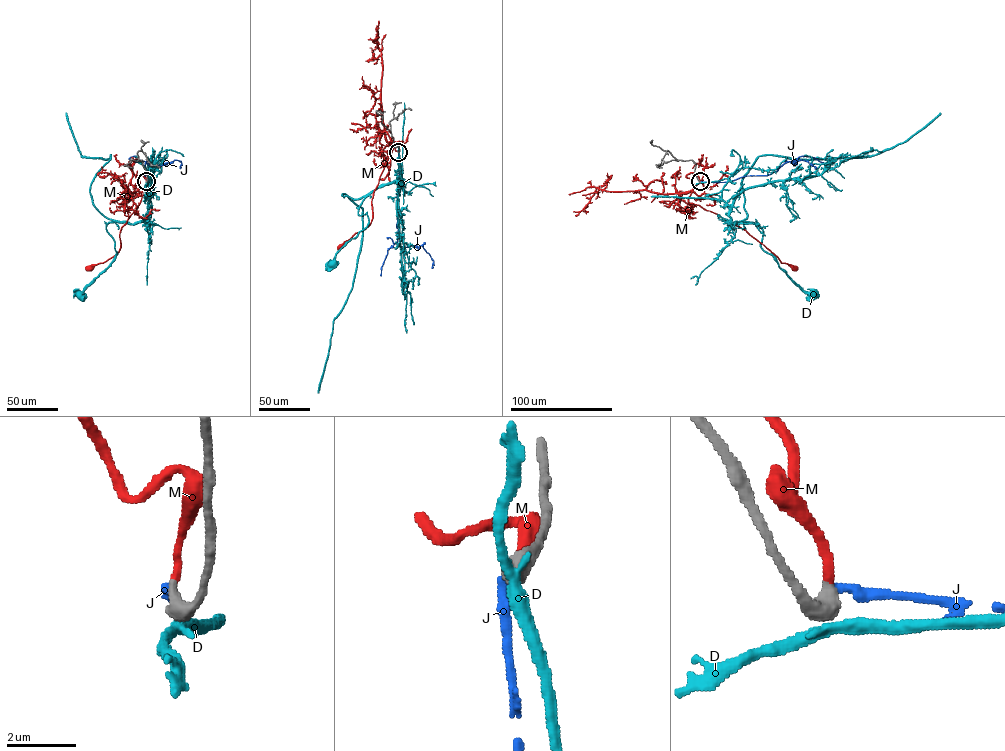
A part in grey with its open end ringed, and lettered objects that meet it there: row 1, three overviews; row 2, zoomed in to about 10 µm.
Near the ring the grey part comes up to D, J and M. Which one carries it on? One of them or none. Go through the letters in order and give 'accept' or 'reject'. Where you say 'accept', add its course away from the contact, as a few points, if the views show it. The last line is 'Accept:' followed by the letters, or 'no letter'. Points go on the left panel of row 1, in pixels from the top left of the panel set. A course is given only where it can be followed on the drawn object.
D: reject
J: reject
M: accept | via (146, 181), (142, 172), (139, 178), (139, 190), (143, 192), (141, 201), (121, 228), (118, 252), (88, 268)
Accept: M

